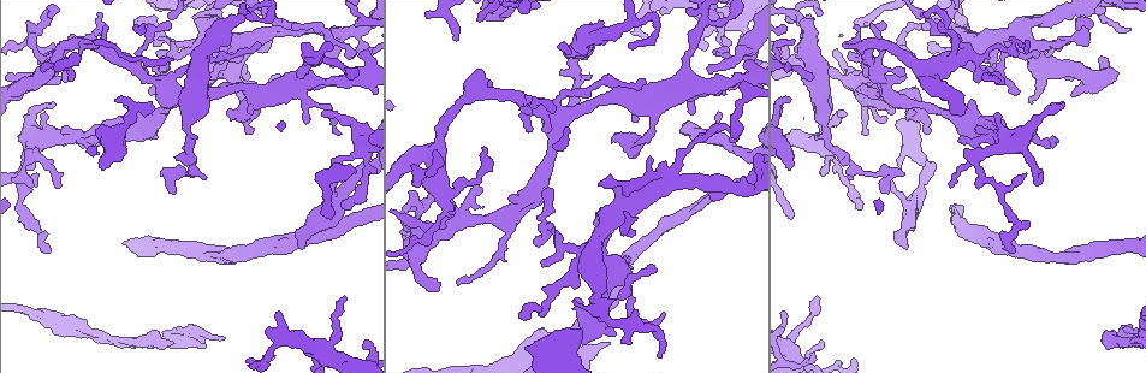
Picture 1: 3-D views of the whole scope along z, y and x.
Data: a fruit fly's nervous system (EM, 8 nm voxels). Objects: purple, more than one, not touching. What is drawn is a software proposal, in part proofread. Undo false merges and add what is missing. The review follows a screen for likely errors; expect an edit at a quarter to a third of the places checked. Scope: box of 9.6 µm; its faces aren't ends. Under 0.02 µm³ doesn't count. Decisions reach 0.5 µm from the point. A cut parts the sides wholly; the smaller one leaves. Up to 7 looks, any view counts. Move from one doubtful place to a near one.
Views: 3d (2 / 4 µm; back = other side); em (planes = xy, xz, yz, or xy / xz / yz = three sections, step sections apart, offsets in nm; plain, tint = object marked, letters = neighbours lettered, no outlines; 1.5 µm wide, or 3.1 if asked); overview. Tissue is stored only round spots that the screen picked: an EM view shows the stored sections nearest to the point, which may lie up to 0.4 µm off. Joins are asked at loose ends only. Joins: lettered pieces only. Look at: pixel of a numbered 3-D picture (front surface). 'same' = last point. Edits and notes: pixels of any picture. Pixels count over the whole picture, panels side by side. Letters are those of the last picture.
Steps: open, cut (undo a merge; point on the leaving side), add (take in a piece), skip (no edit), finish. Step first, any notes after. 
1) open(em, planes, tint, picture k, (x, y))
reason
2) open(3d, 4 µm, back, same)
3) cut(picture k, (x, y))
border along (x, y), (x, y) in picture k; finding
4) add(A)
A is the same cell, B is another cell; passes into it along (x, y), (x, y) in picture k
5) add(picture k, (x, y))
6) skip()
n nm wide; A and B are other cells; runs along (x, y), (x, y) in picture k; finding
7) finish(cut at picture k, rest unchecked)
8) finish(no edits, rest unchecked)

open(3d, 4 µm, picture 1, (347, 57))
tapers out

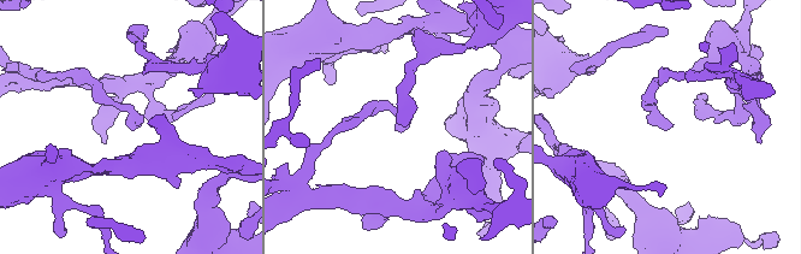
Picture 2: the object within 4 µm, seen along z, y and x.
open(em, planes, letters, picture 2, (398, 128))

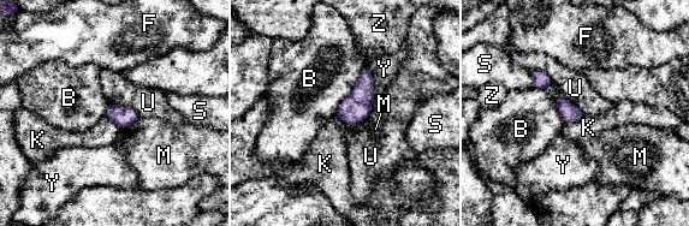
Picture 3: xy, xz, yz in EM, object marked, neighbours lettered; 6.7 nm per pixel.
skip()
120 nm wide; B, F, K, M, S, U, Y and Z are other cells; border along (583, 114), (578, 119), (565, 124) in picture 3; no lettered piece goes on from it

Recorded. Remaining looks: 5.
open(3d, 4 µm, picture 1, (1117, 73))
branch stops here

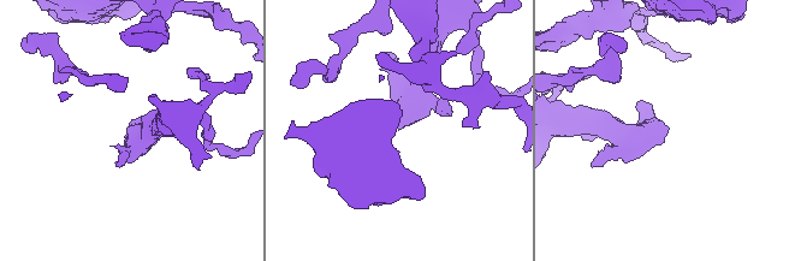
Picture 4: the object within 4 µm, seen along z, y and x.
open(em, xy, step 8, plain, picture 4, (668, 128))
now the EM

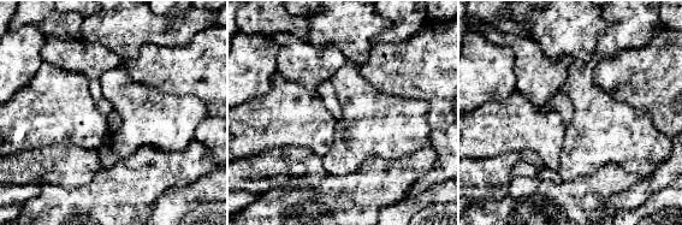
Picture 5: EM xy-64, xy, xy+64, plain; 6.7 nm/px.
open(em, xy, step 8, letters, same)

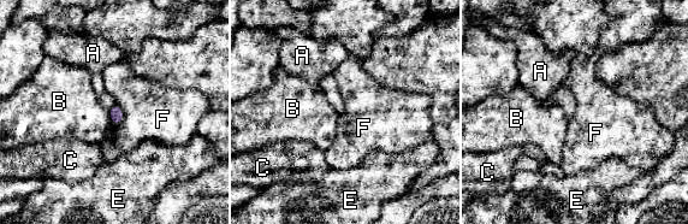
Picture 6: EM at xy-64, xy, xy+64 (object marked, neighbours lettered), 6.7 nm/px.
skip()
A, B, C, E and F are other cells; border along (116, 104), (122, 112), (118, 124) in picture 6; none of them fits

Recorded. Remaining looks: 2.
open(em, xy, step 4, letters, picture 1, (47, 251))
free end

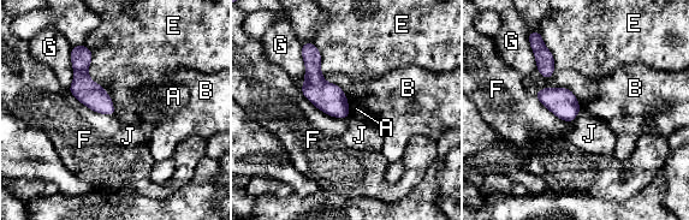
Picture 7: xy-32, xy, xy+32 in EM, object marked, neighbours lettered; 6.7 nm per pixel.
skip()
170 nm wide; A, B, E, F, G and J are other cells; runs along (309, 48), (314, 83), (344, 114) in picture 7; none of them fits

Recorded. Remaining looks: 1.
finish(no edits, rest unchecked)

